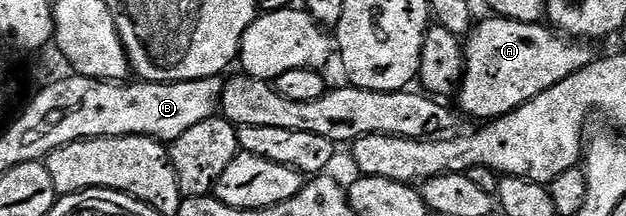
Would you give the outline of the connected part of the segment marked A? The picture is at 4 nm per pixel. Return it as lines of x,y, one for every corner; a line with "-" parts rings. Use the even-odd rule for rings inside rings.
489,18
483,23
475,22
465,36
466,66
462,69
462,86
456,92
457,110
474,119
482,119
478,121
498,119
520,109
520,105
552,89
552,85
584,69
596,58
589,42
567,42
561,34
542,23

